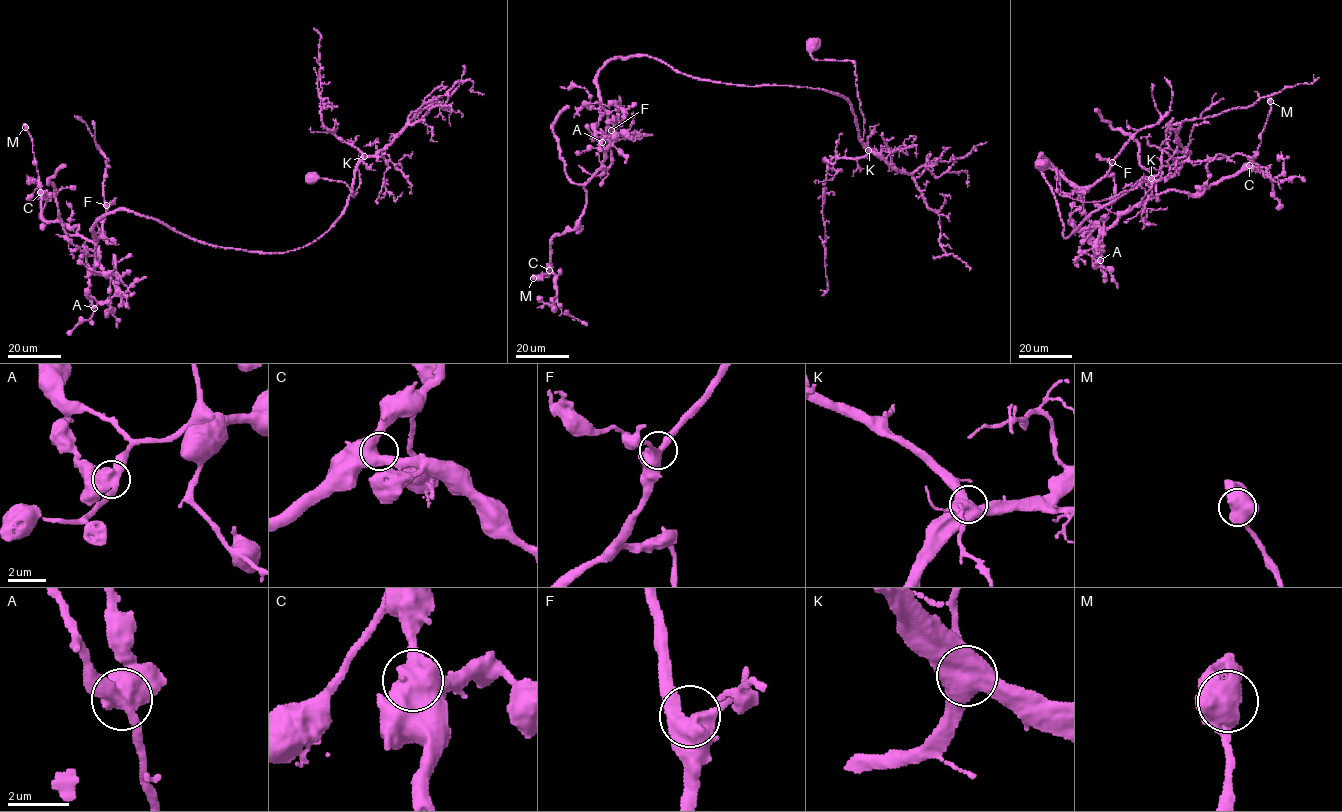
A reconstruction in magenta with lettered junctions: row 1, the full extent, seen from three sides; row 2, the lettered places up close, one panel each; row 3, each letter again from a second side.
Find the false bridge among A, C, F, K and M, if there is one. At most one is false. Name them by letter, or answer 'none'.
A

